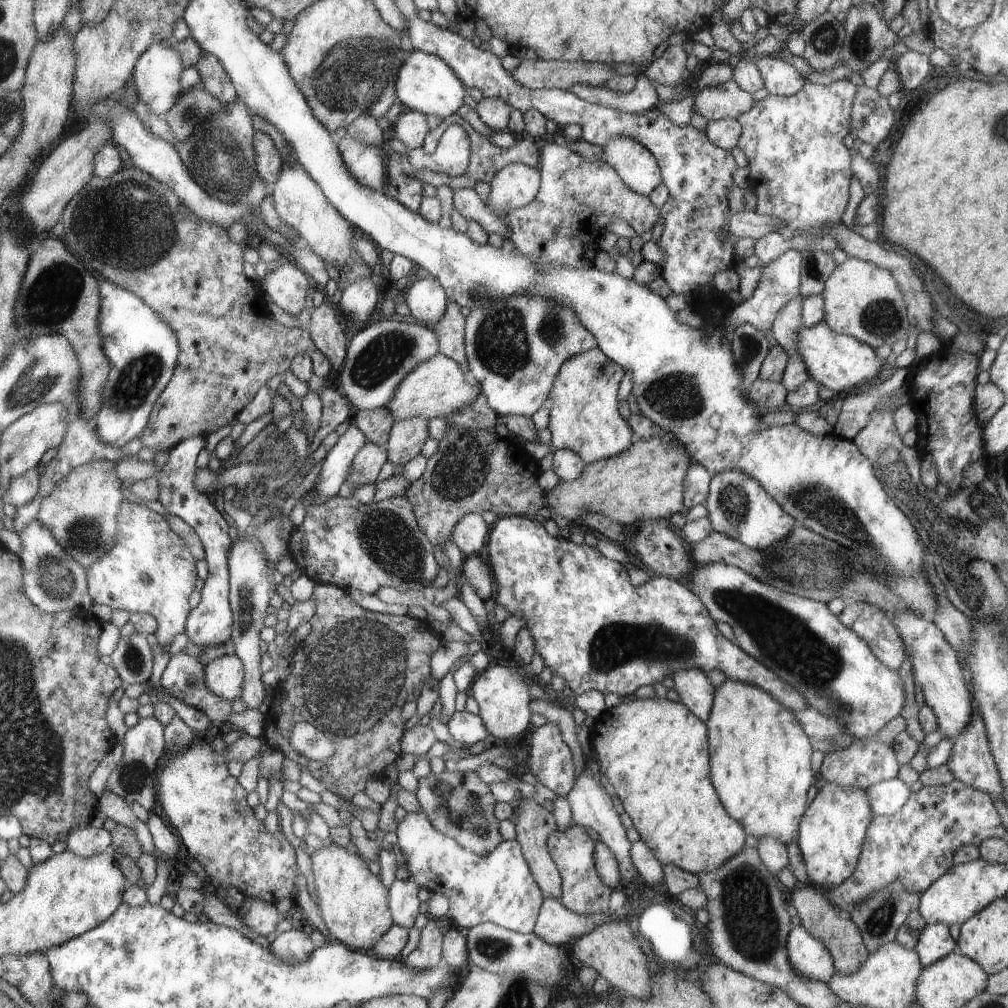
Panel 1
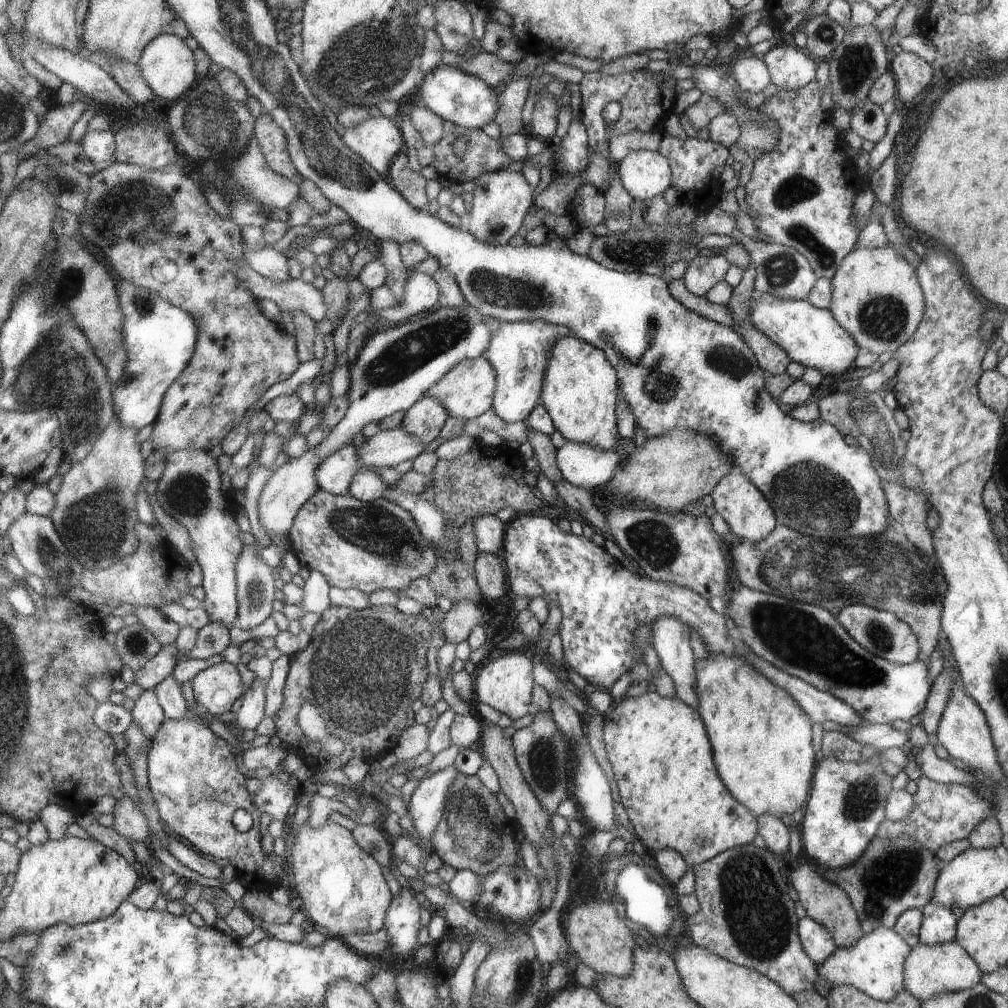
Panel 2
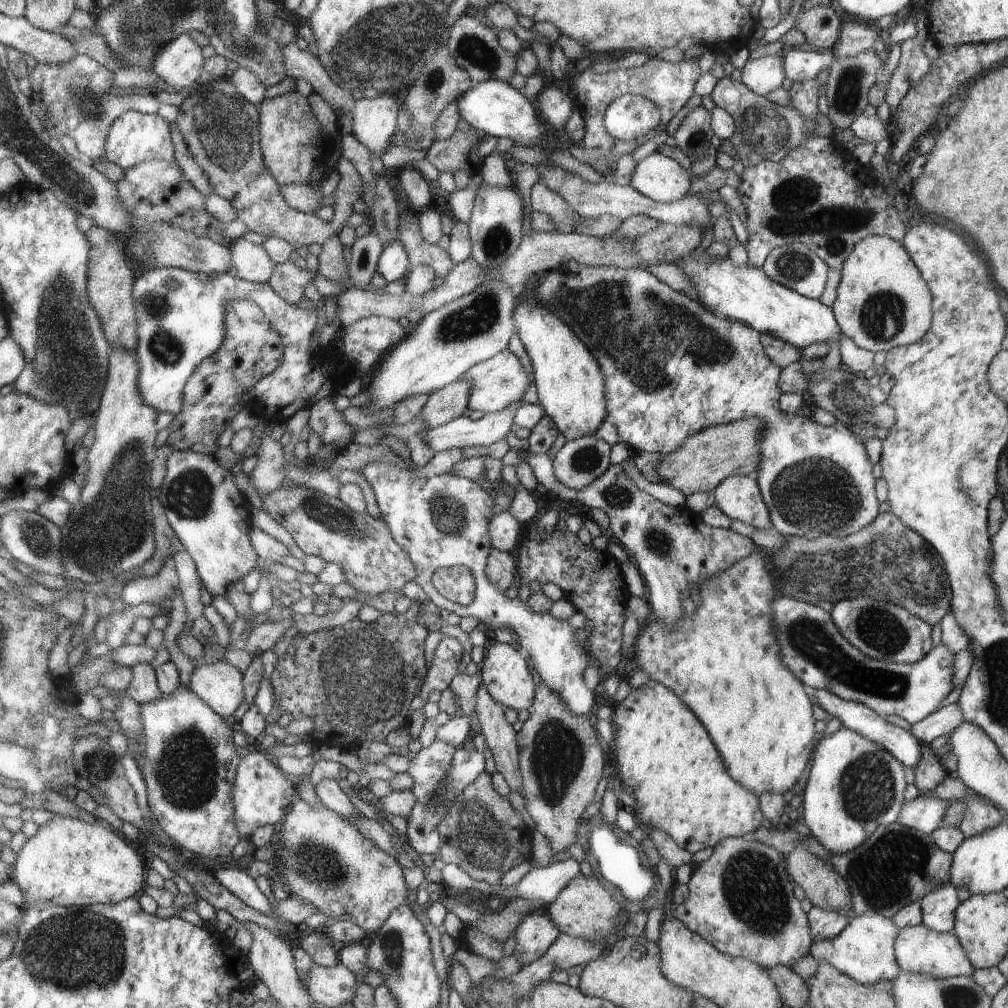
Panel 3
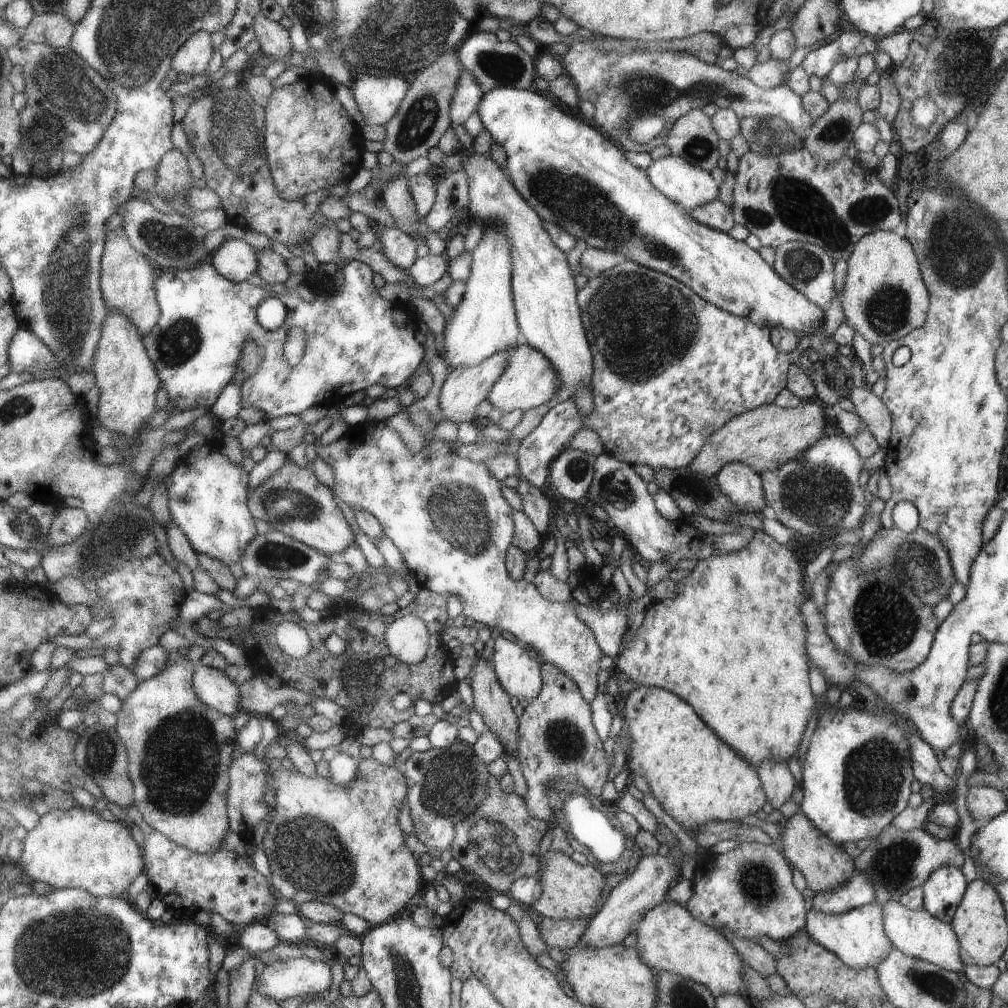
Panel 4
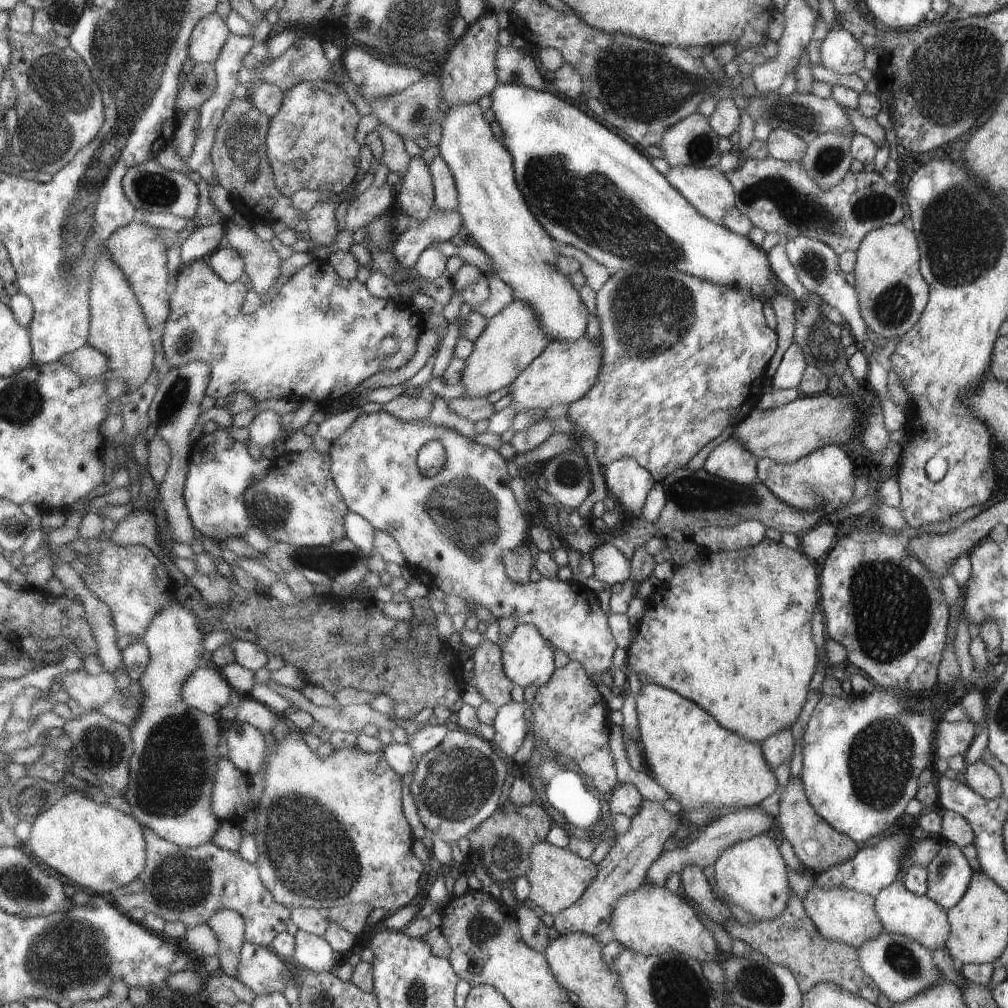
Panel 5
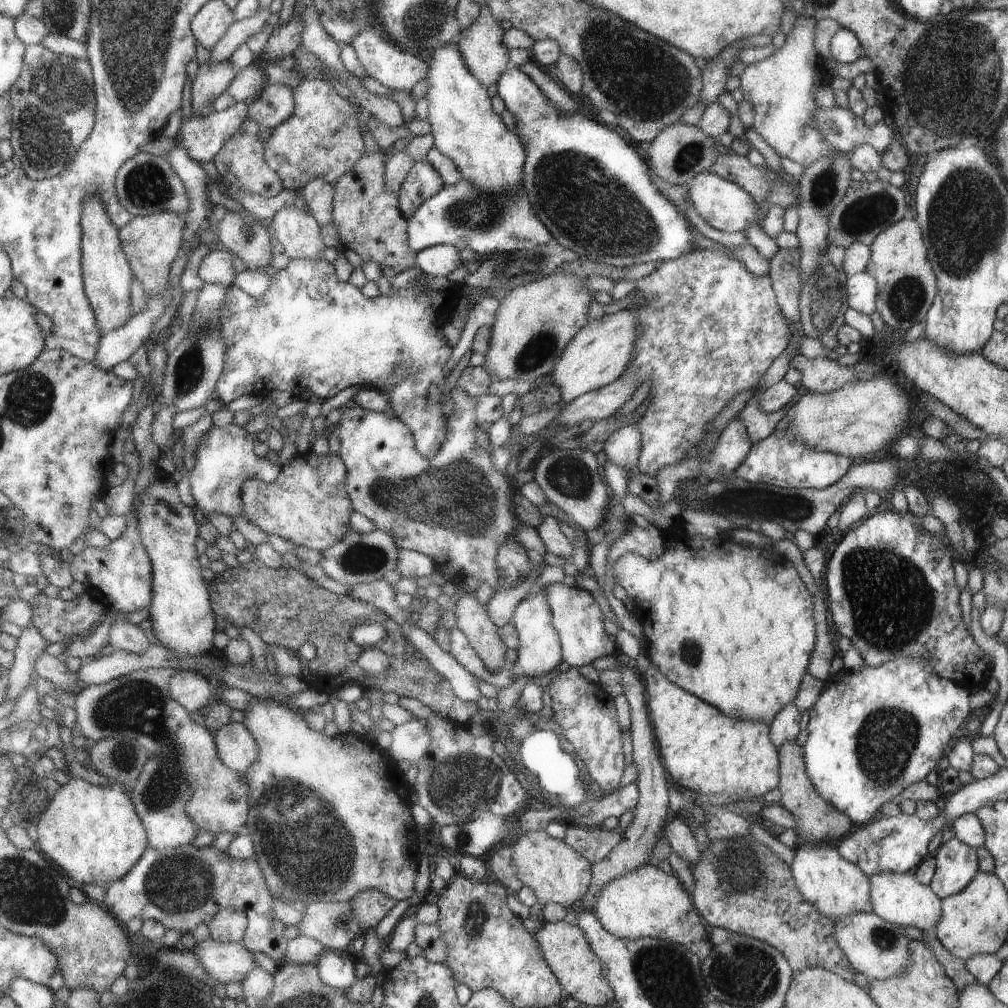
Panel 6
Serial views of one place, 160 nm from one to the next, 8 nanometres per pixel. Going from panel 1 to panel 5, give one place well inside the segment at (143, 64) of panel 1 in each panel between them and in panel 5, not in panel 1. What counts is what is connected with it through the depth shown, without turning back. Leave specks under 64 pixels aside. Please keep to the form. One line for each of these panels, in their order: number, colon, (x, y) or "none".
2: (168, 65)
3: (179, 63)
4: (193, 58)
5: (210, 35)

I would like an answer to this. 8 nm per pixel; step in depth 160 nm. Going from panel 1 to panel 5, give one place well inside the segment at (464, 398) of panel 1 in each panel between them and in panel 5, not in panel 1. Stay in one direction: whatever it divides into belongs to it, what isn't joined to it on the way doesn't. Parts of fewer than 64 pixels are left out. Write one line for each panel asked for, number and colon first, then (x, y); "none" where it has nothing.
2: (466, 391)
3: (501, 381)
4: (530, 381)
5: (565, 371)

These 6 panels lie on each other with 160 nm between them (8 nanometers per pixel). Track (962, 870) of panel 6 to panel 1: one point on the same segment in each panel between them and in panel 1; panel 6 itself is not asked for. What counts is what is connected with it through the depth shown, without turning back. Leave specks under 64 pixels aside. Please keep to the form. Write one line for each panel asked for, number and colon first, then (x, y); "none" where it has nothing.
1: (935, 942)
2: (939, 925)
3: (938, 907)
4: (944, 889)
5: (949, 874)

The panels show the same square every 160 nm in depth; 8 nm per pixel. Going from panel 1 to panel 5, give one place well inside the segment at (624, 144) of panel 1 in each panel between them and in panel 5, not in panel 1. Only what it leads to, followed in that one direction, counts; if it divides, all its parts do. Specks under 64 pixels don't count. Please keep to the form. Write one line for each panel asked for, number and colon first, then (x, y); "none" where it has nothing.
2: (644, 174)
3: (662, 179)
4: (687, 185)
5: (709, 190)

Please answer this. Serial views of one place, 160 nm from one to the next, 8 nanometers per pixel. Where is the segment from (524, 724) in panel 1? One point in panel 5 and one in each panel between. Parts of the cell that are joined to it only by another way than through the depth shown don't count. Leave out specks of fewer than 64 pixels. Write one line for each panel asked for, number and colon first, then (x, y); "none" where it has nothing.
2: (506, 683)
3: (504, 672)
4: (519, 674)
5: (529, 661)

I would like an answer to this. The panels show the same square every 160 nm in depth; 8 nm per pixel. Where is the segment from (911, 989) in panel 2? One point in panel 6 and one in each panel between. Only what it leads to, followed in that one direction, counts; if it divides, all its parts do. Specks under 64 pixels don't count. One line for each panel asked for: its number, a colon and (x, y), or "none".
3: (936, 955)
4: (917, 933)
5: (913, 916)
6: (900, 899)

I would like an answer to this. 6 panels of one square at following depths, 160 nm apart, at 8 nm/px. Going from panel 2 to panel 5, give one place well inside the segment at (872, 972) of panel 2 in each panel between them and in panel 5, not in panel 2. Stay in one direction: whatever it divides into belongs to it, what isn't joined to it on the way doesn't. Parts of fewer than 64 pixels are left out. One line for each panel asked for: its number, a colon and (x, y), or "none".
3: (865, 950)
4: (857, 937)
5: (842, 915)

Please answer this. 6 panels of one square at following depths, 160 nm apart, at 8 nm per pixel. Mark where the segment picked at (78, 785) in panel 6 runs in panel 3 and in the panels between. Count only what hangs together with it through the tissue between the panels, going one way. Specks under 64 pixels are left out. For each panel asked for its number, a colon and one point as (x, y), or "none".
3: (74, 863)
4: (75, 848)
5: (99, 849)

